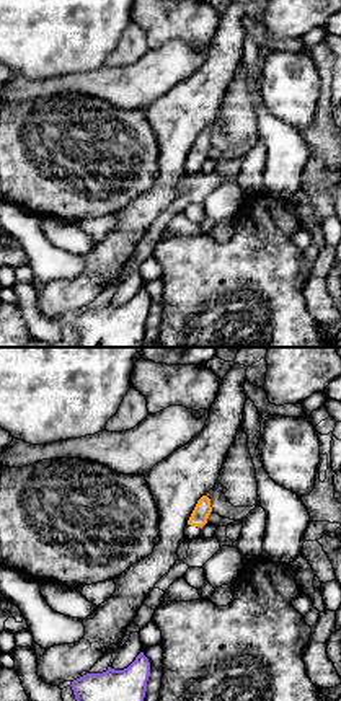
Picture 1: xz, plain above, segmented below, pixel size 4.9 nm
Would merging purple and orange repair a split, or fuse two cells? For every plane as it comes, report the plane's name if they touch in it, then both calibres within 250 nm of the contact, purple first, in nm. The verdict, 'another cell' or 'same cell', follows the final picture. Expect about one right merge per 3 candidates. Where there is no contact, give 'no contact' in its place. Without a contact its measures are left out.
no contact

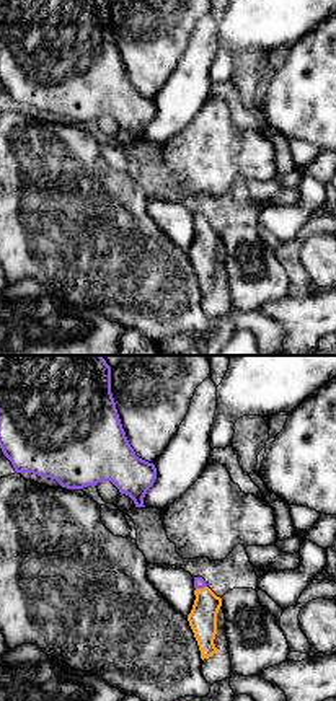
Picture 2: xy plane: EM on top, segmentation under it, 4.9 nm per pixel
meets purple in xy; 60 nm thick on the purple side, 140 nm on the other

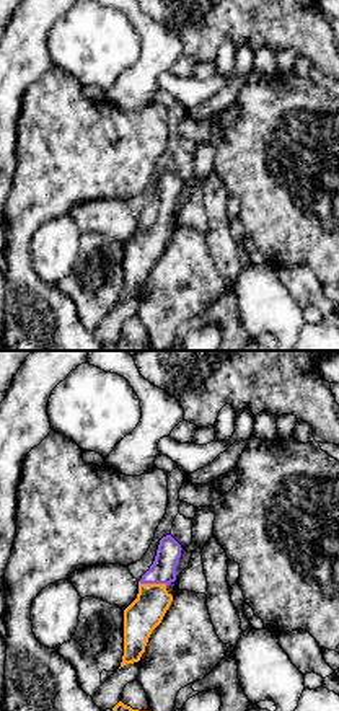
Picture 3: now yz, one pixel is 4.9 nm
meets purple in yz; 130 nm thick on the purple side, 170 nm on the other

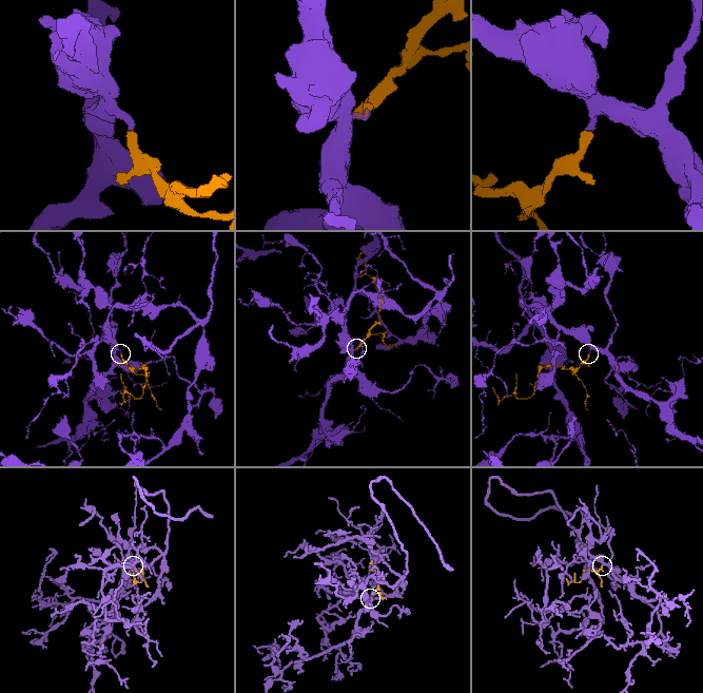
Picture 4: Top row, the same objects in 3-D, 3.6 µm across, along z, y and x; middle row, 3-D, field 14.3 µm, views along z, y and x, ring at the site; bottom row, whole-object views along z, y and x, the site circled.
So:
same cell

